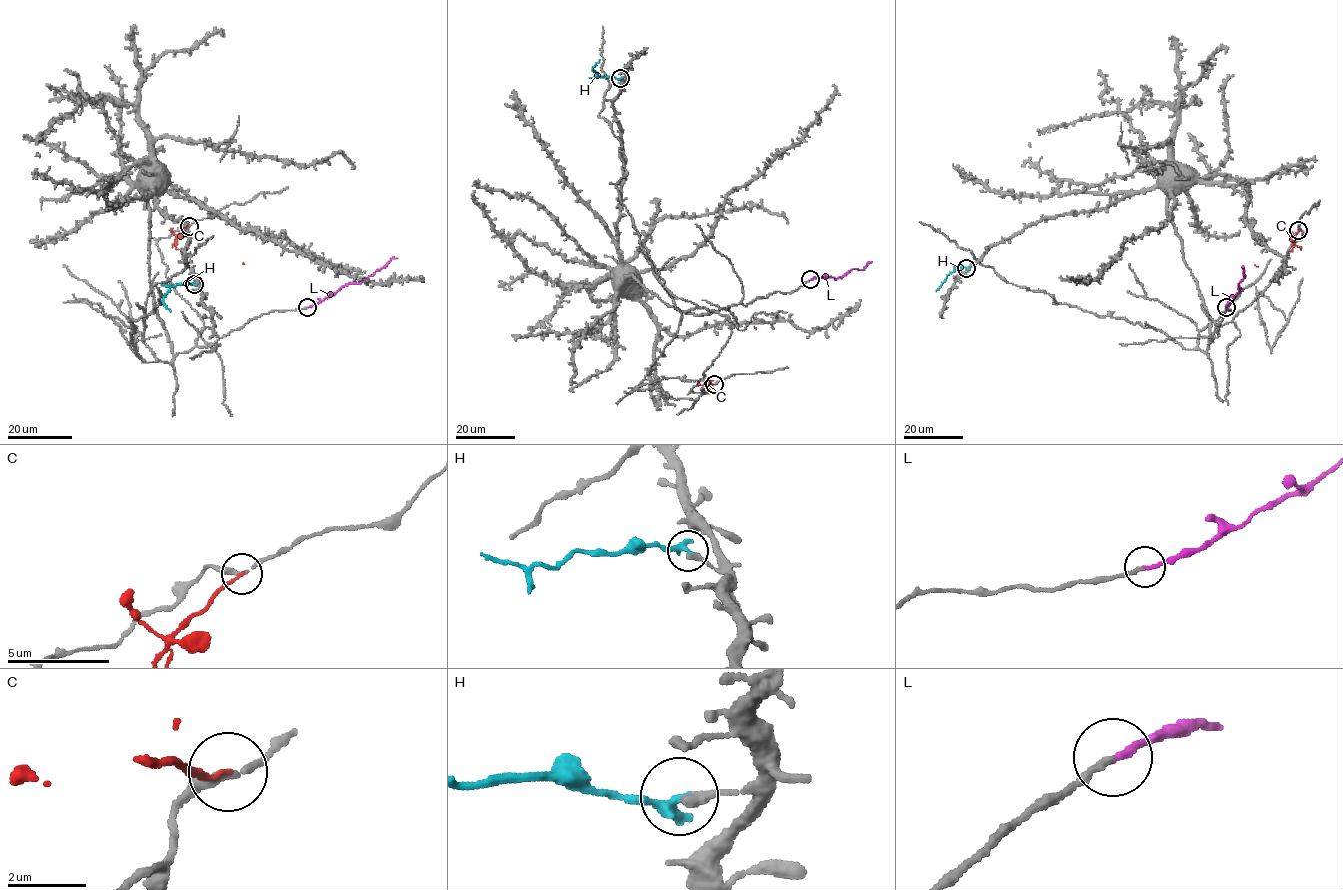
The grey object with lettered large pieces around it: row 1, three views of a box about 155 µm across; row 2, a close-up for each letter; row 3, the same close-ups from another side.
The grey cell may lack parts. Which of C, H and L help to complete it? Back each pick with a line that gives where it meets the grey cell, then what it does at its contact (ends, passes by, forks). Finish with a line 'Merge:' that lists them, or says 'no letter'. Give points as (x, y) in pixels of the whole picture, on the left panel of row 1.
L: meets grey at (307, 307); it ends there
Merge: L

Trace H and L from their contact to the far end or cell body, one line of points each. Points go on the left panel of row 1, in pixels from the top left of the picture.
H: (194, 284), (176, 283), (169, 287), (162, 300), (171, 312)
L: (308, 307), (332, 296), (345, 285), (360, 283), (397, 258)

